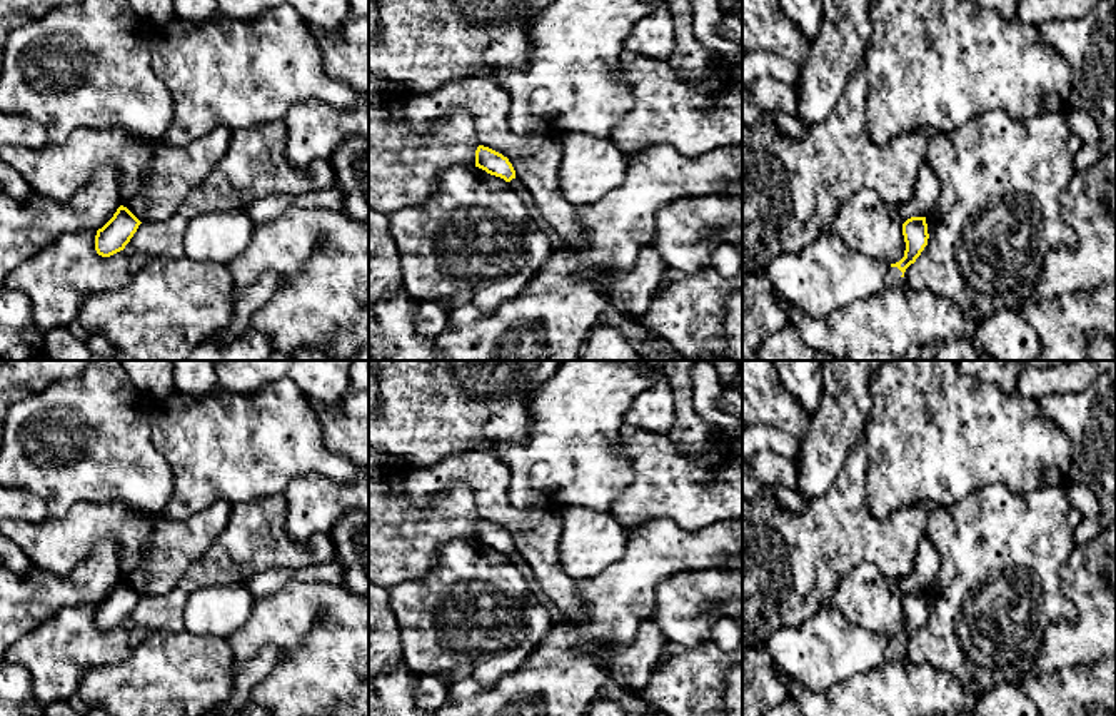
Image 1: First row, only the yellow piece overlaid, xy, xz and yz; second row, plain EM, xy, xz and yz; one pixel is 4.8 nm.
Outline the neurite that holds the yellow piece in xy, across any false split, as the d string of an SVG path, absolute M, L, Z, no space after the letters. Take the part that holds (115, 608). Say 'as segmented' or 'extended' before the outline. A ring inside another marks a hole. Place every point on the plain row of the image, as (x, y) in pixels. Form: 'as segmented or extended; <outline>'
as segmented; M123 579L113 591L97 604L95 624L102 631L110 631L125 623L142 596Z

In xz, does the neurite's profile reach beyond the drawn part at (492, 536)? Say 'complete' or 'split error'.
complete

